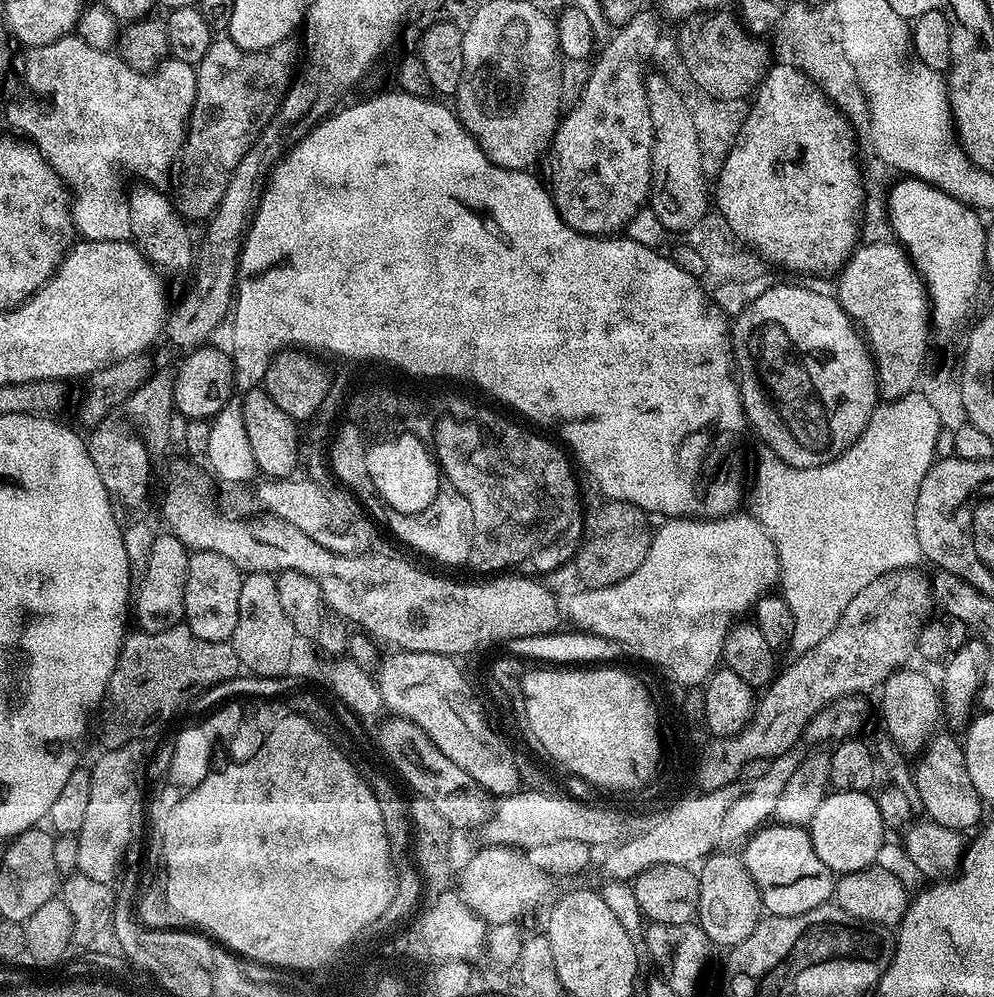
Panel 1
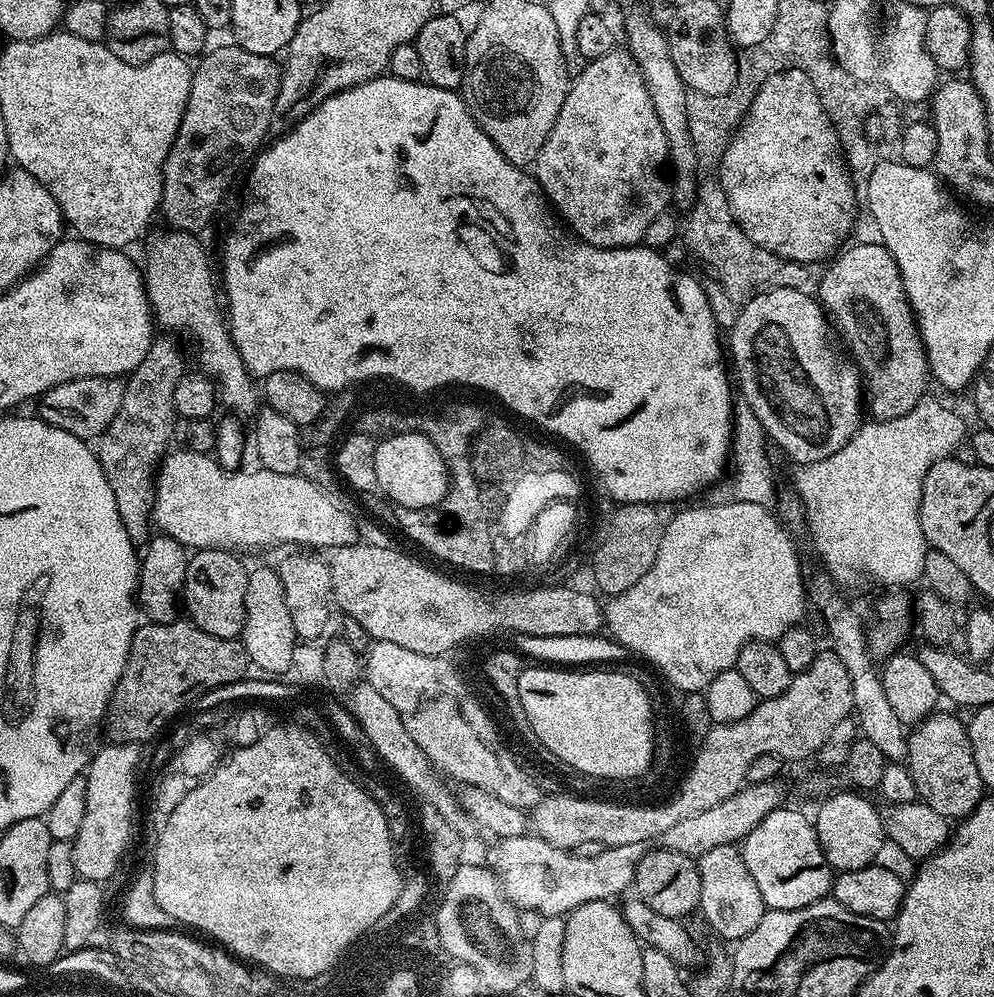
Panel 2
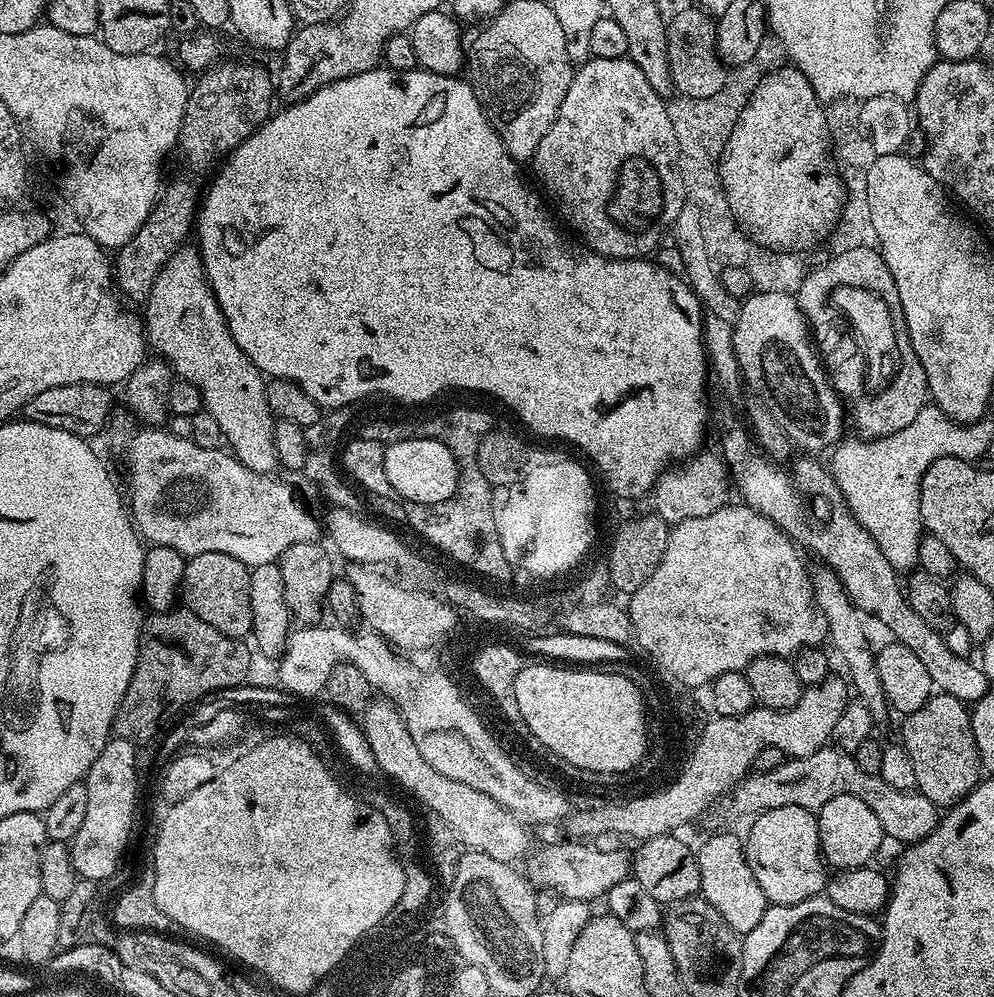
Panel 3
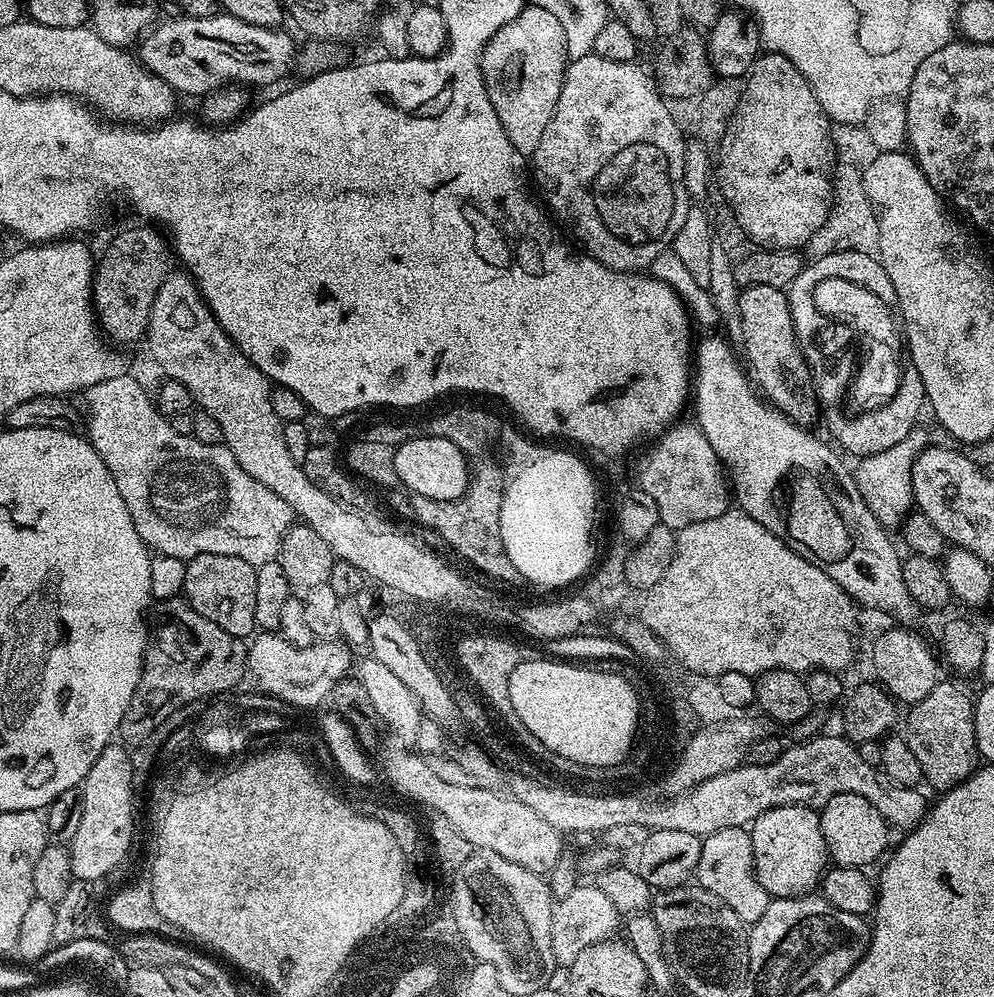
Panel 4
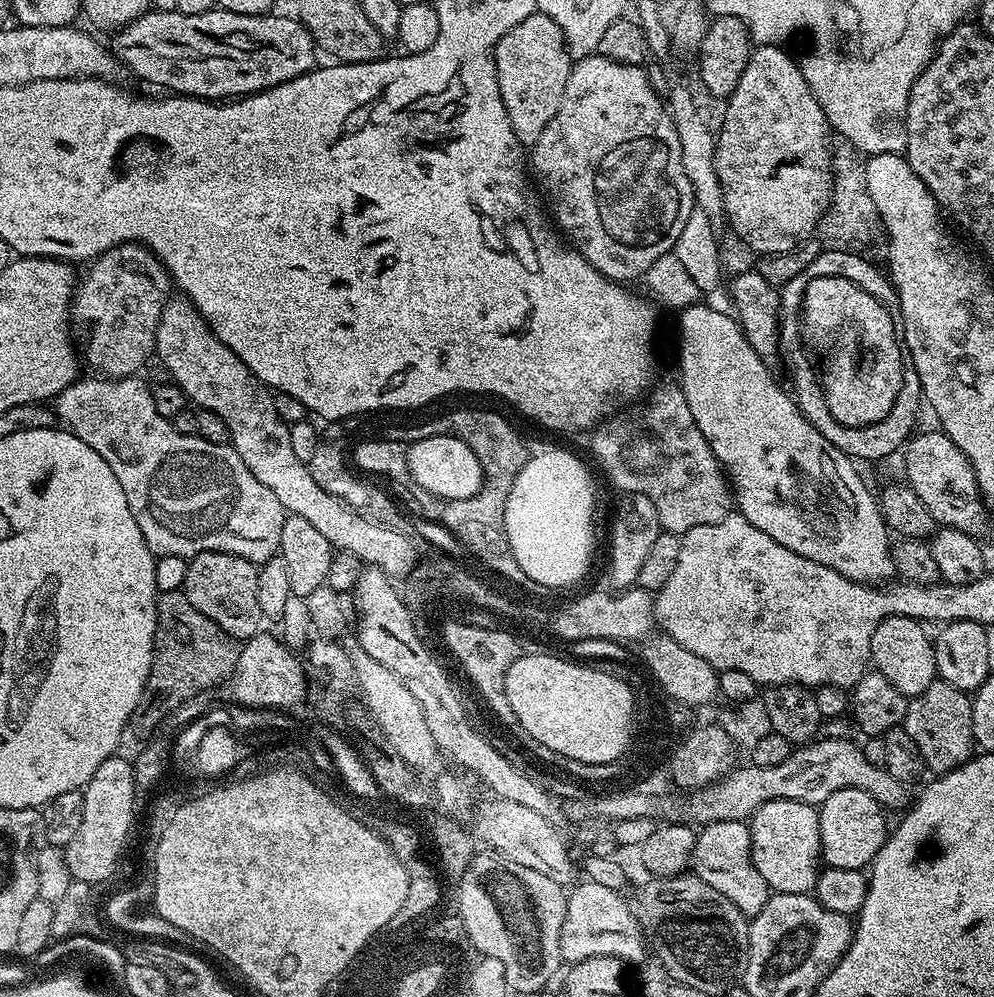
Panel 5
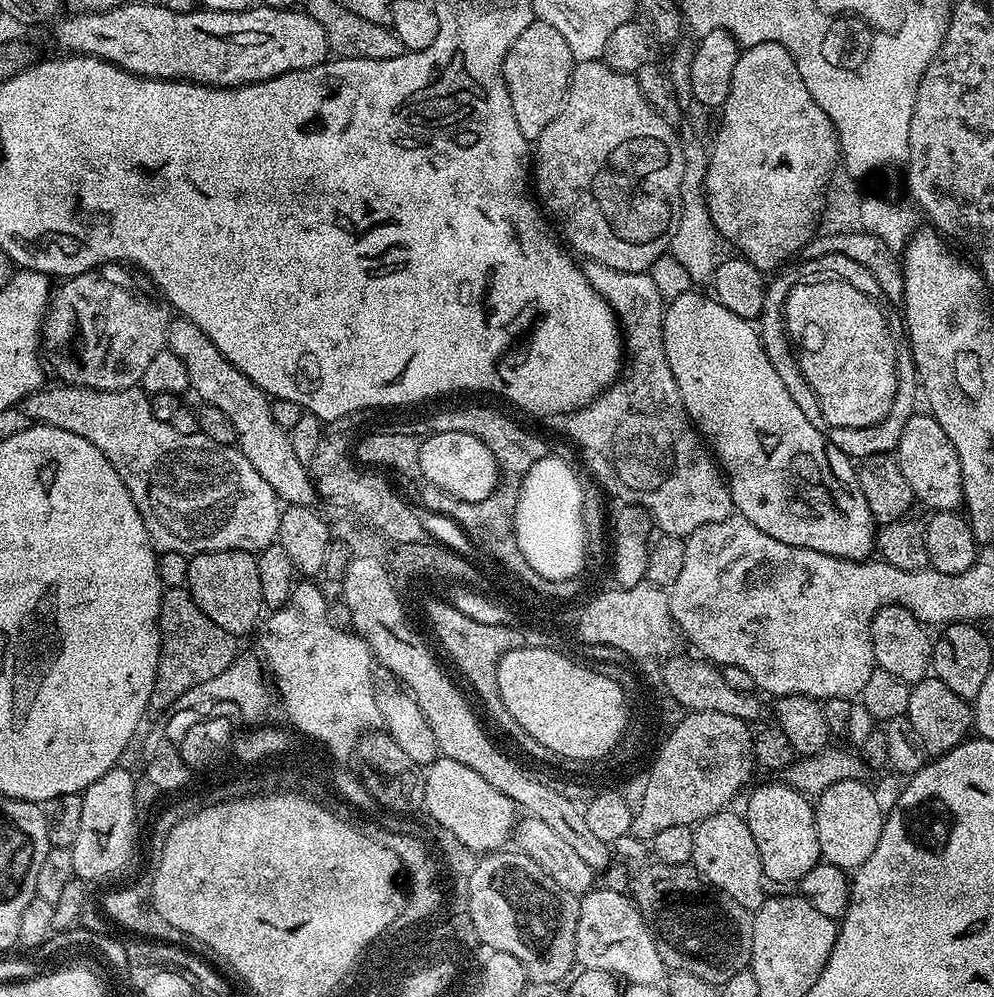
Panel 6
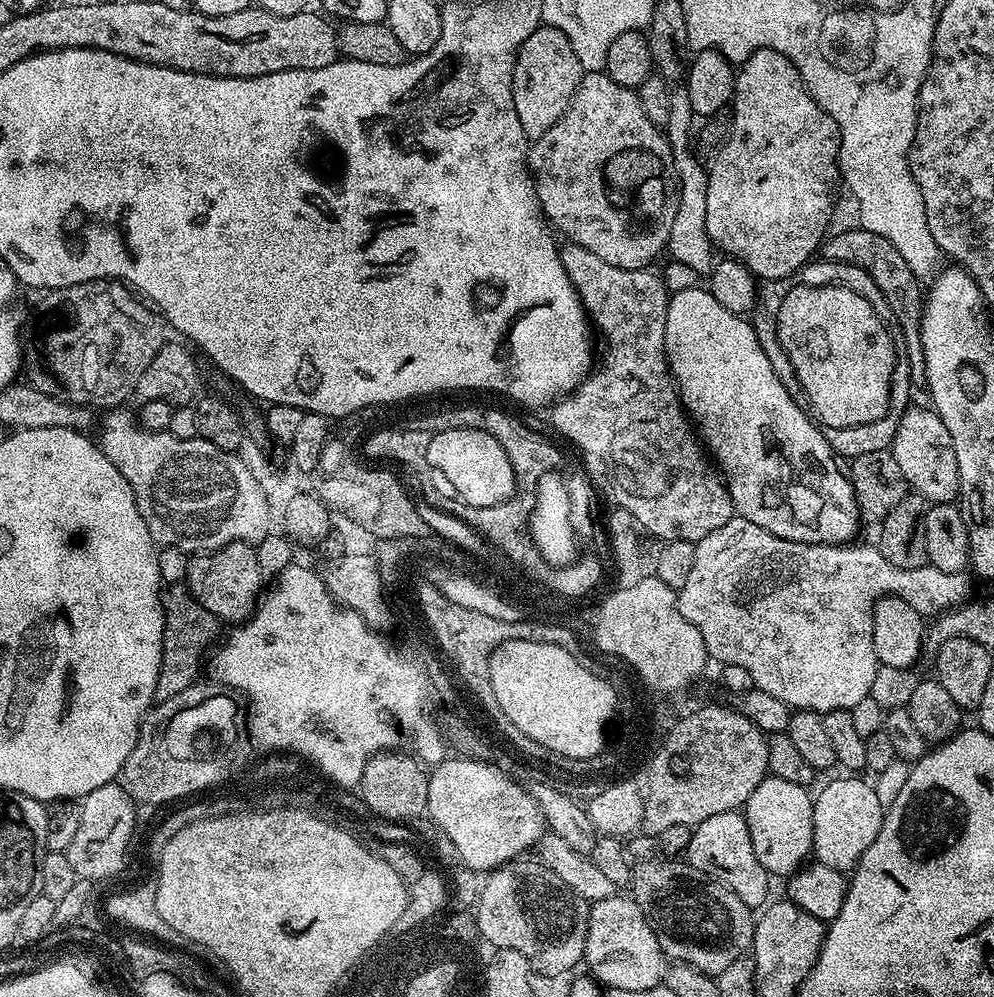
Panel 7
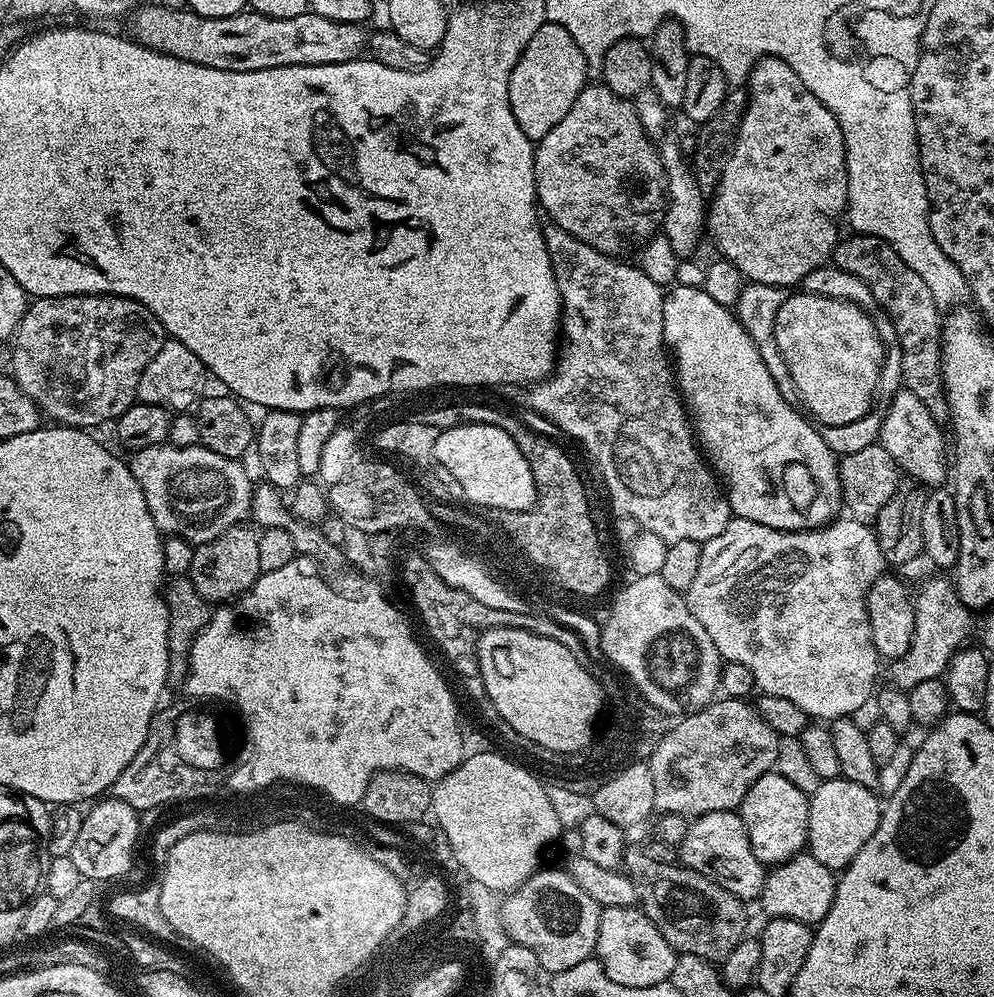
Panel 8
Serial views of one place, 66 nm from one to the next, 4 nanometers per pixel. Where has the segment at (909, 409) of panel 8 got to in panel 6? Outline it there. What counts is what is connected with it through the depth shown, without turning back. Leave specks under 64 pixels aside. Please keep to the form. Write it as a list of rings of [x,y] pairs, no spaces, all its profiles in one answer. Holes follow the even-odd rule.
[[[914,414],[902,430],[902,438],[894,453],[896,465],[902,470],[902,478],[910,482],[910,490],[917,501],[920,500],[928,510],[951,512],[959,509],[964,502],[962,486],[962,466],[954,450],[954,442],[946,438],[946,430],[938,426],[931,414]]]

